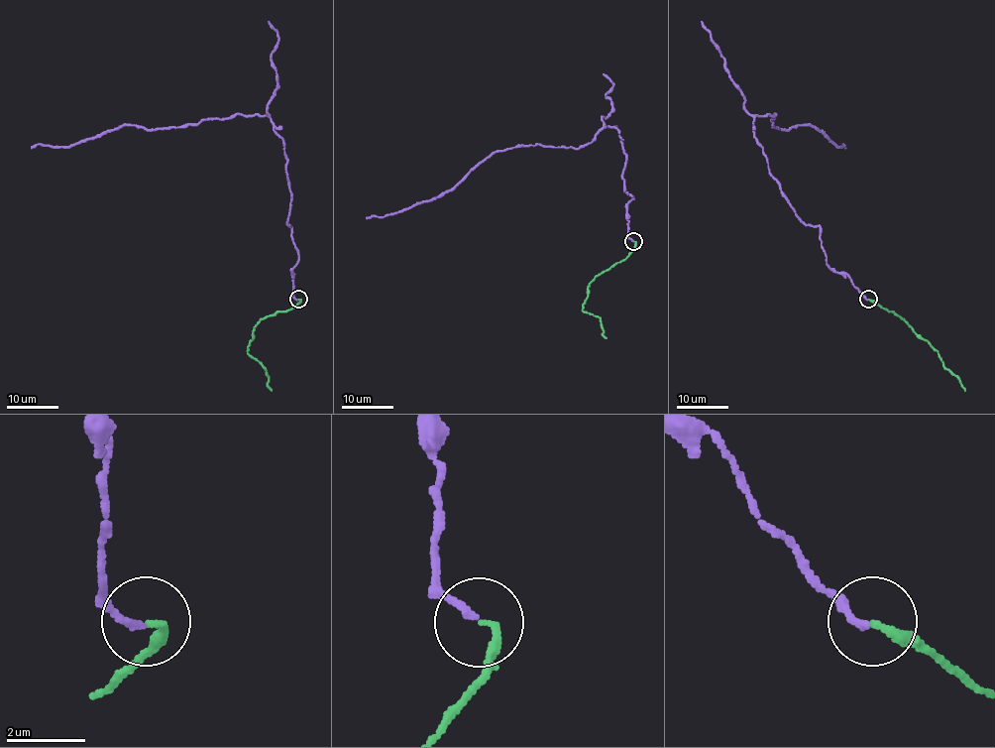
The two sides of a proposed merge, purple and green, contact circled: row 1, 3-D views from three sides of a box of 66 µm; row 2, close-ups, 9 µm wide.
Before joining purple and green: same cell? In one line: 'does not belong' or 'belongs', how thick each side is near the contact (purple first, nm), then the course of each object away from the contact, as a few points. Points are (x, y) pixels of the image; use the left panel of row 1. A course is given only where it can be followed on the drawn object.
belongs | 180/170 nm | purple via (298, 299), (286, 157), (266, 115), (148, 130), (122, 124), (68, 147), (31, 148) | green via (298, 299), (289, 311), (263, 317), (248, 346), (248, 353), (266, 369), (271, 391)

